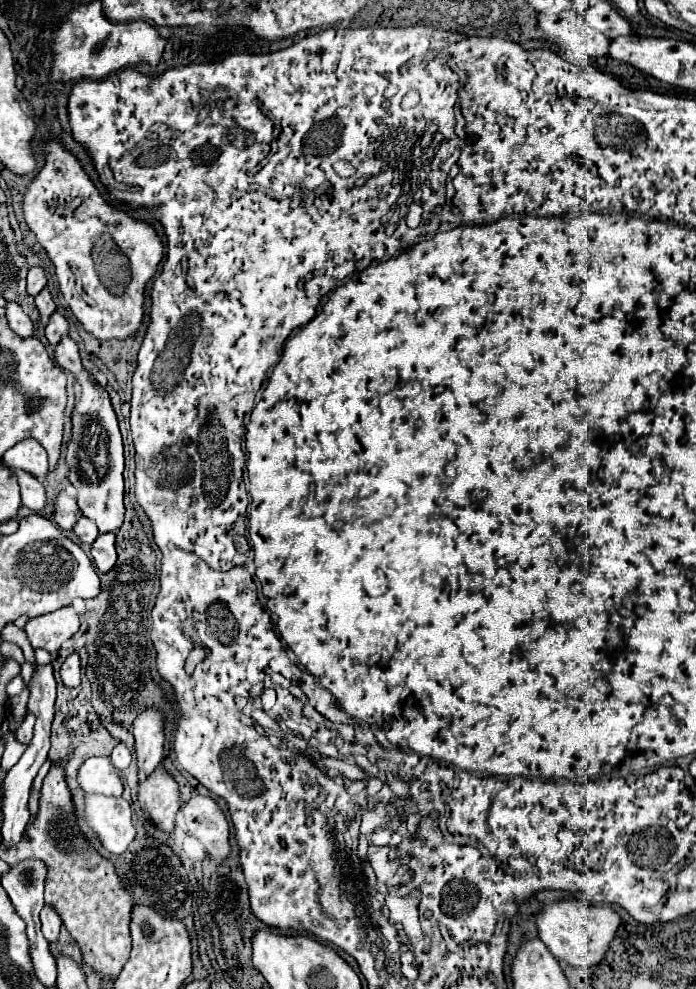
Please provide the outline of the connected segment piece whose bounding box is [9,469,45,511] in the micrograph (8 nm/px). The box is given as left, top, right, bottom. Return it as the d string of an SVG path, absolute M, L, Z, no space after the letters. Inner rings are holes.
M9 469L9 471L15 473L15 477L19 481L23 505L33 511L41 511L45 507L45 489L39 483L39 479L33 477L31 473L25 473L23 469Z

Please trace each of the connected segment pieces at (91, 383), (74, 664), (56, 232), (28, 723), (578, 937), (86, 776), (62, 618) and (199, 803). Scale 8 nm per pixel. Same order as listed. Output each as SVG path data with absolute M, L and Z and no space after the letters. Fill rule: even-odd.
M53 313L49 319L49 325L45 327L45 337L51 345L57 345L61 341L55 349L55 359L59 363L59 367L63 367L65 371L71 371L75 375L75 381L81 387L81 393L79 393L73 413L71 413L71 439L67 443L65 461L69 467L69 481L77 489L77 505L79 505L81 513L87 519L95 521L95 525L101 531L97 541L93 541L93 545L91 545L91 557L93 557L97 569L101 573L107 573L117 561L115 535L107 533L107 531L115 531L117 527L121 527L123 515L125 515L125 507L123 507L123 463L125 463L123 461L123 441L121 441L117 415L113 411L109 393L83 367L79 349L77 349L75 341L69 335L65 335L67 331L69 331L67 319L59 313Z
M71 653L61 665L61 681L67 689L79 687L79 655Z
M57 139L43 141L39 143L39 149L45 157L45 165L35 175L35 179L25 187L23 197L25 221L33 231L37 243L49 255L65 303L71 307L73 315L83 323L83 327L103 341L127 339L141 325L143 289L145 283L155 275L159 261L163 259L163 243L151 223L135 219L129 211L115 207L111 201L103 197L89 179L89 175L85 173L81 161L73 153L69 153L61 141Z
M27 713L25 721L23 721L23 723L21 723L21 727L17 729L15 737L17 737L19 741L23 741L23 743L29 743L29 741L31 741L31 737L33 737L33 725L35 725L35 717L33 717L31 713Z
M575 897L545 905L537 913L537 929L541 941L549 947L555 959L567 961L573 967L595 967L597 963L601 963L609 943L615 937L619 923L621 917L613 907L593 905L589 901L581 901Z
M89 757L77 773L77 783L85 793L101 793L107 797L121 797L121 779L107 757Z
M71 607L57 609L27 621L25 631L33 647L41 647L49 653L59 651L61 643L71 639L79 629L79 615Z
M193 793L185 803L181 803L185 825L193 837L197 837L211 857L225 859L231 851L229 847L229 823L219 809L217 801L207 795Z

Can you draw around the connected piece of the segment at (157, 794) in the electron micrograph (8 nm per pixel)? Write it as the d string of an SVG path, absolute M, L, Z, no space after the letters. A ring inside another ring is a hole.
M163 767L139 783L137 801L161 831L173 831L179 811L179 787Z

